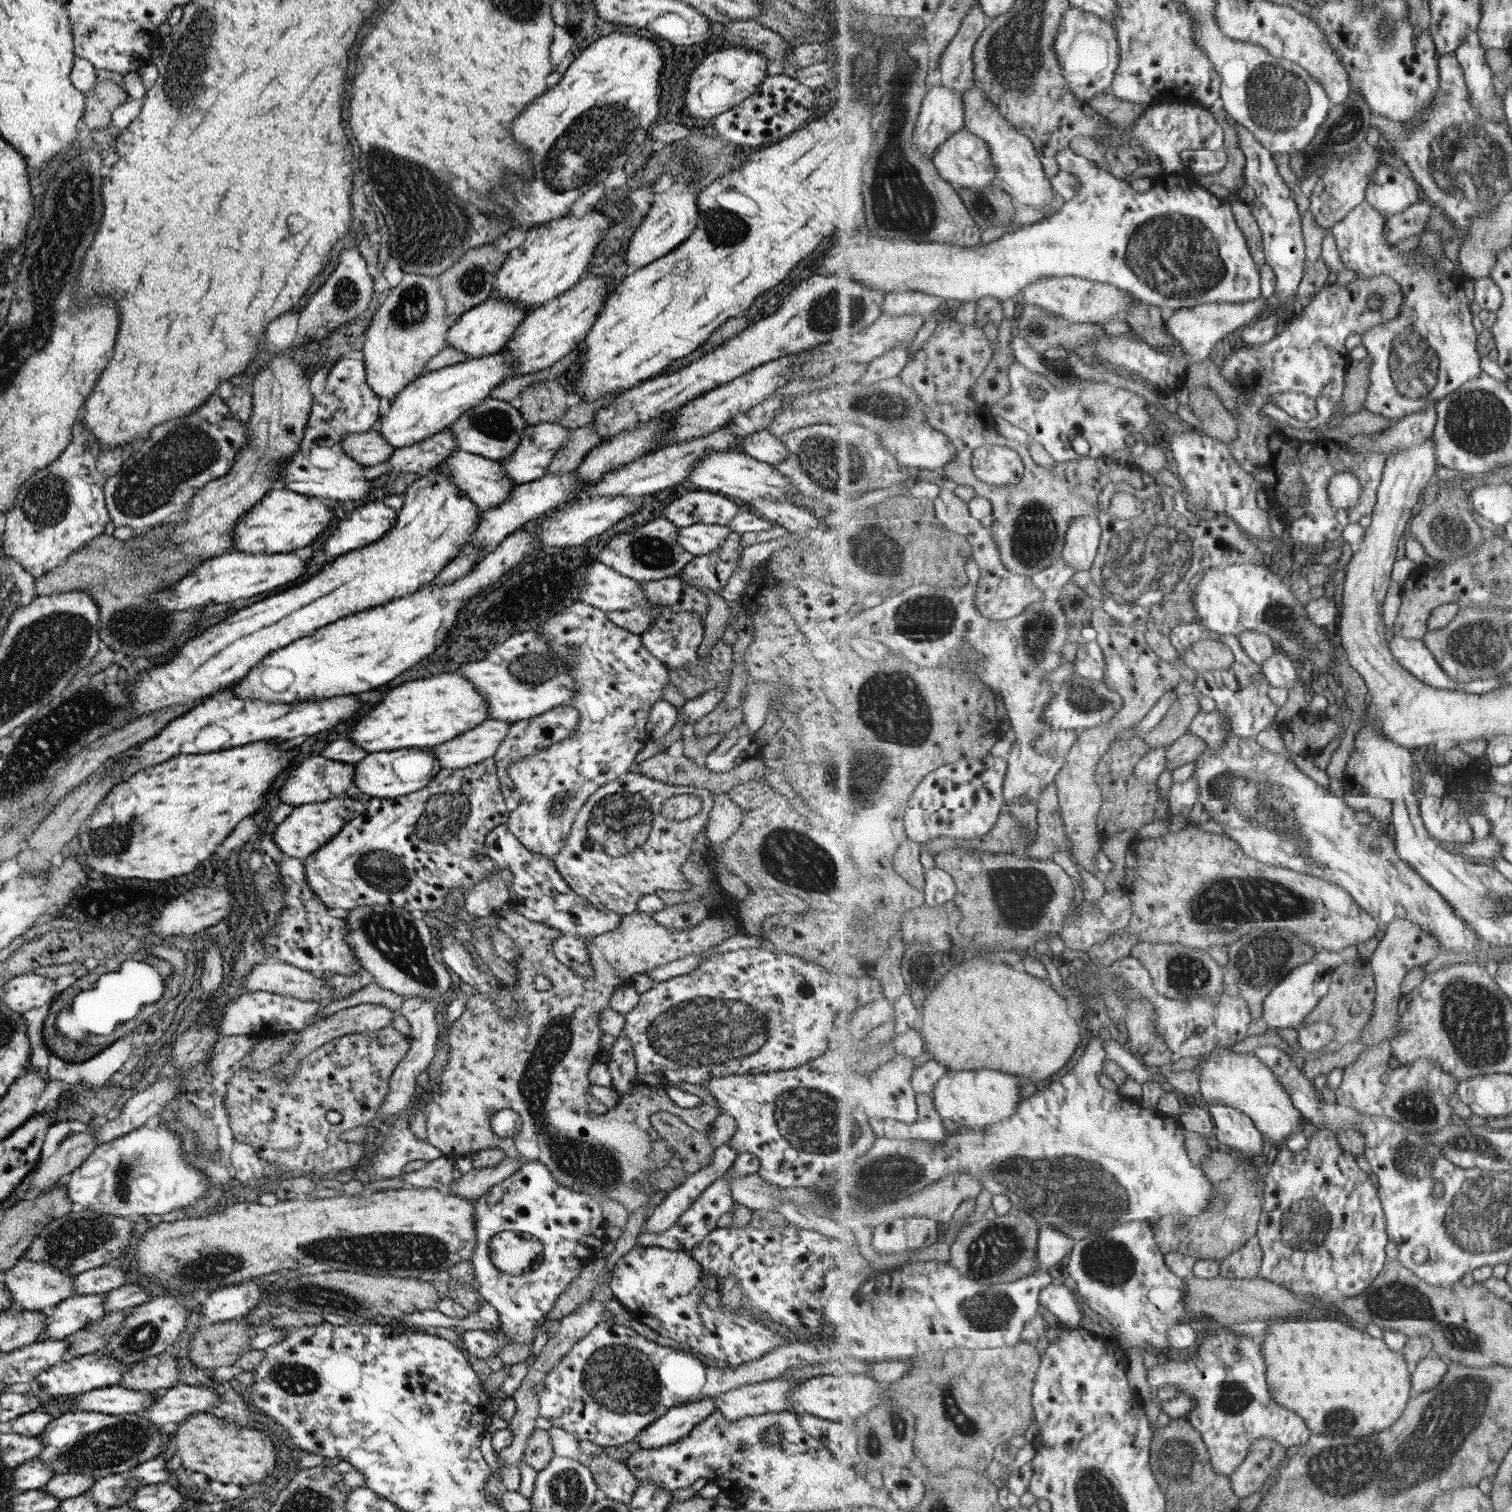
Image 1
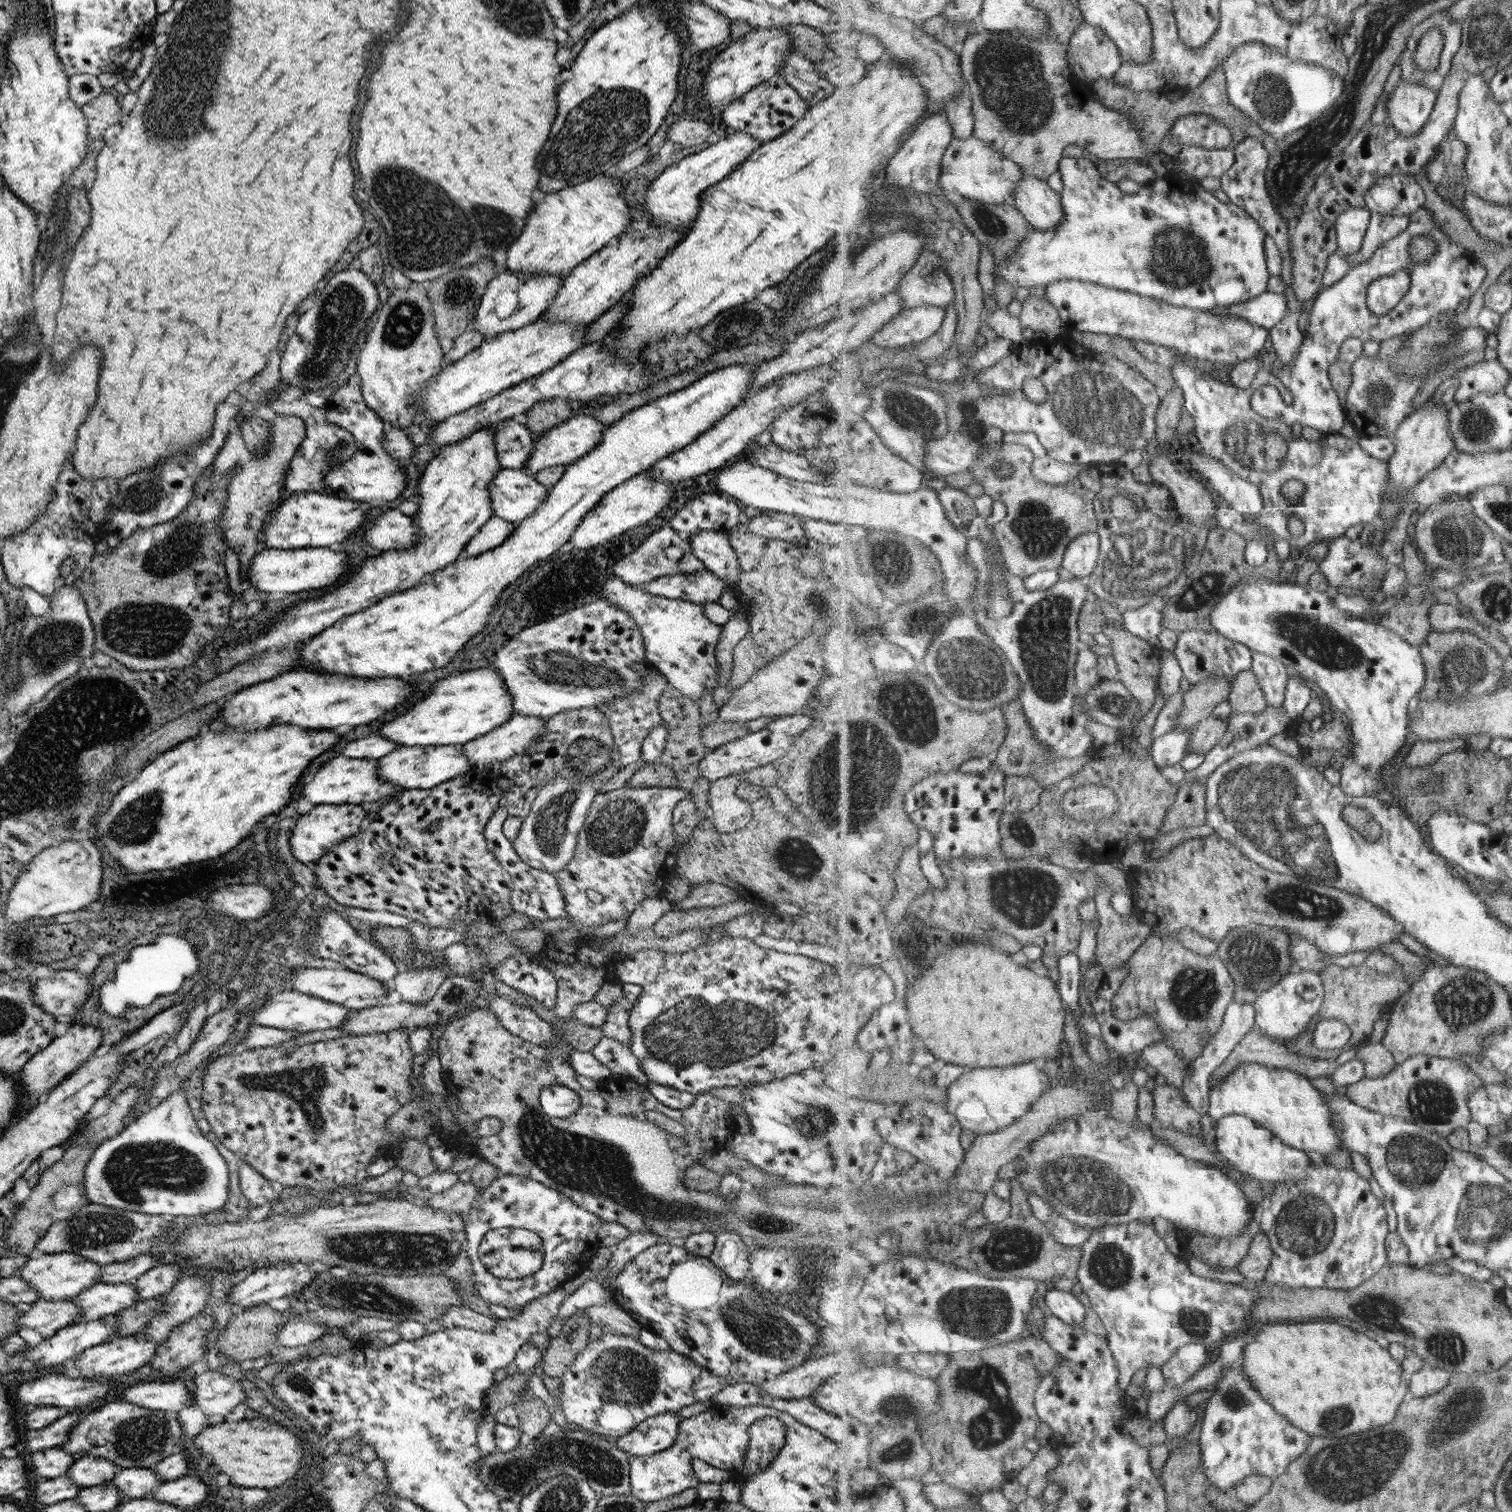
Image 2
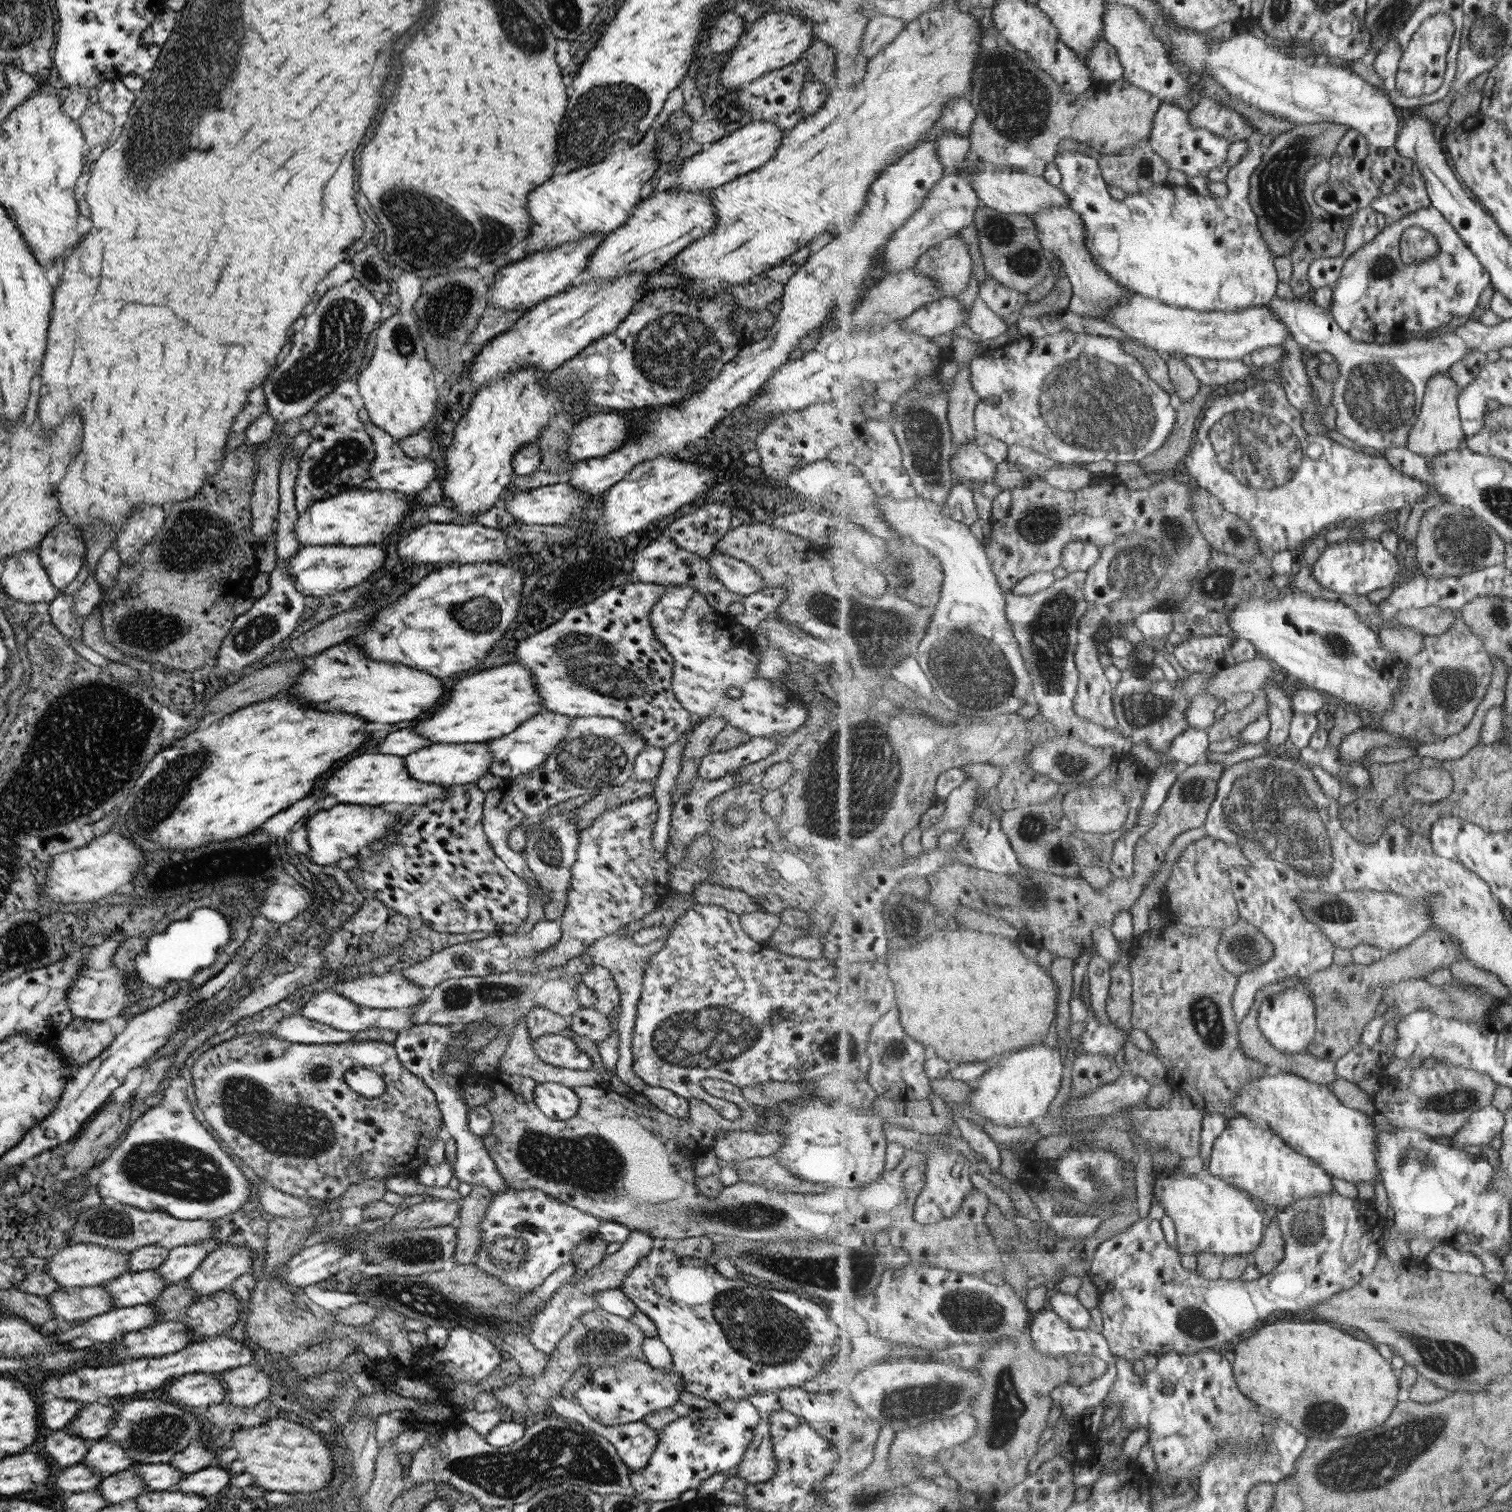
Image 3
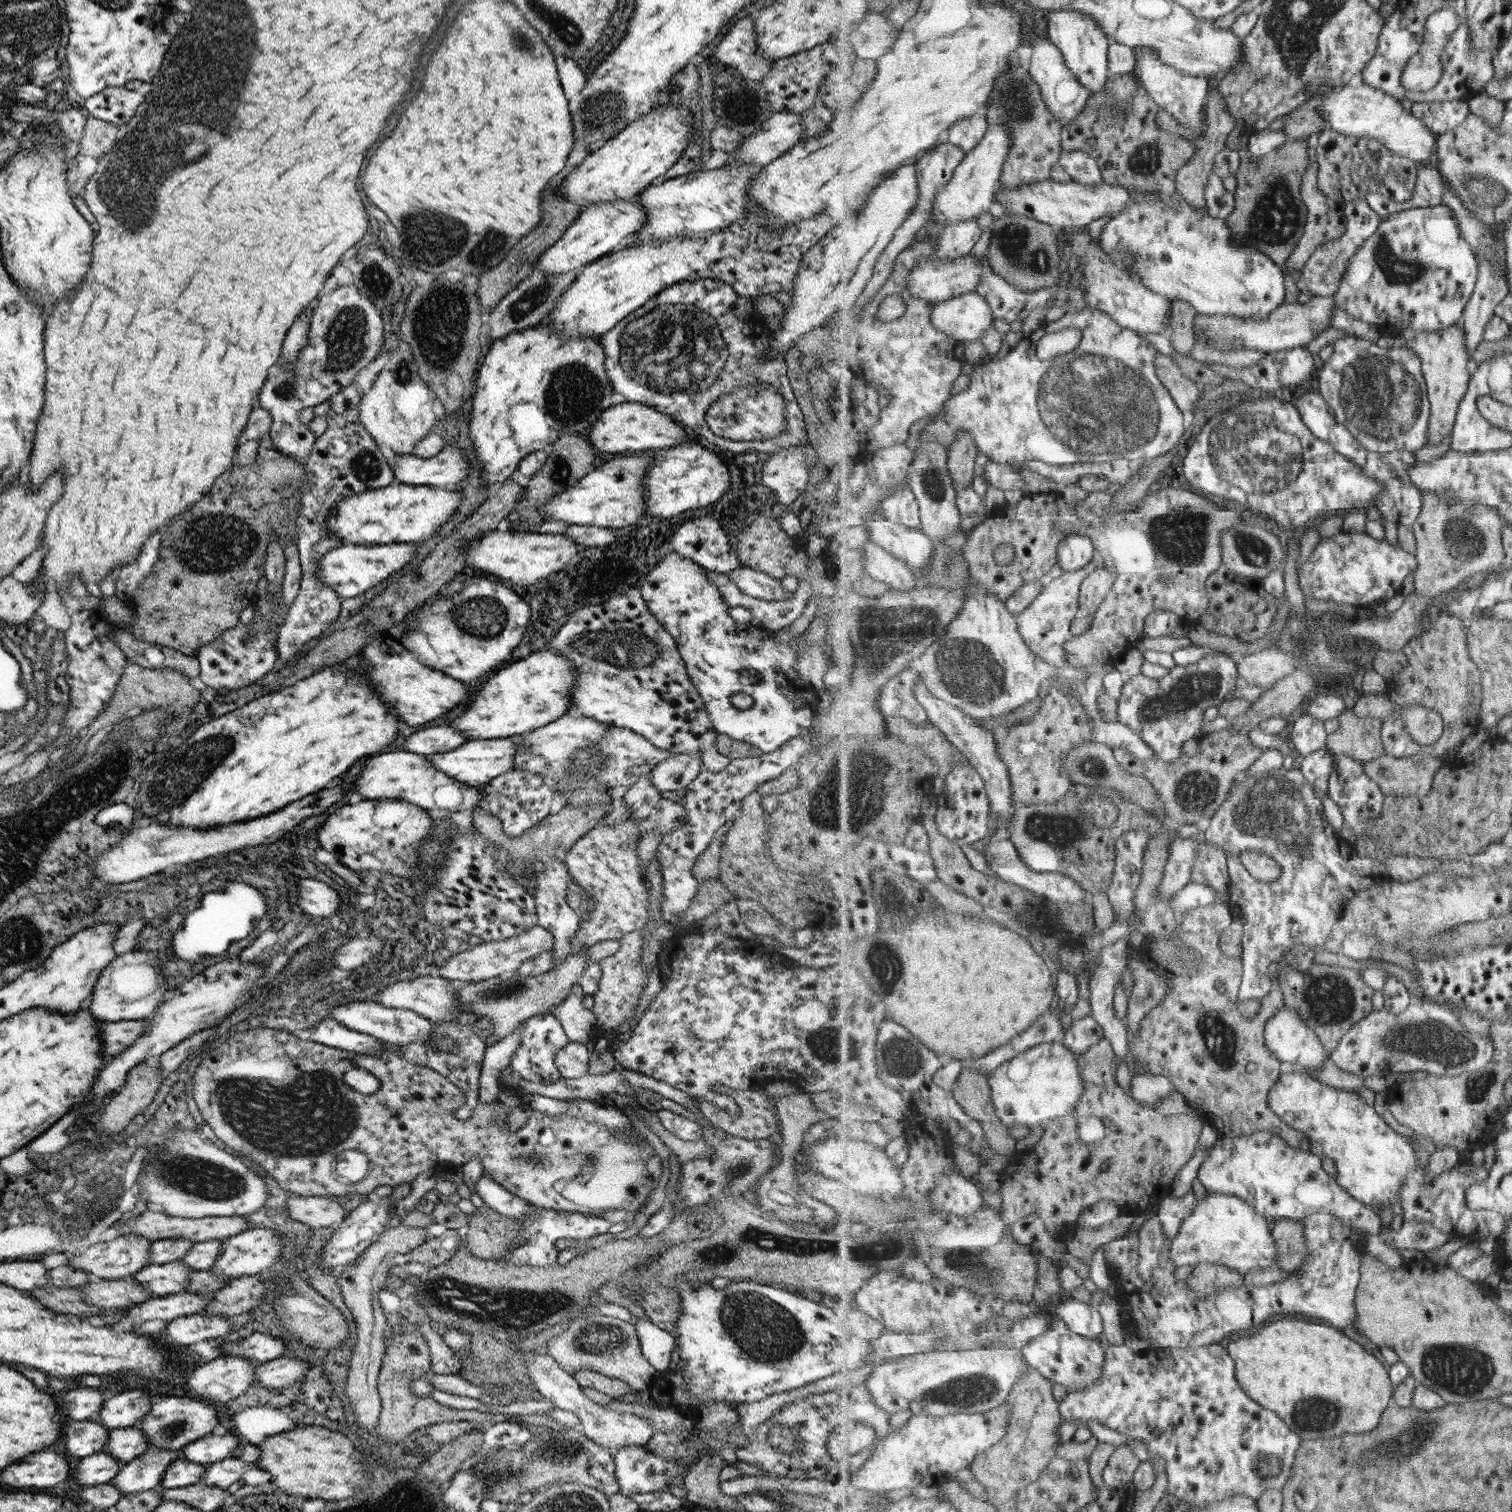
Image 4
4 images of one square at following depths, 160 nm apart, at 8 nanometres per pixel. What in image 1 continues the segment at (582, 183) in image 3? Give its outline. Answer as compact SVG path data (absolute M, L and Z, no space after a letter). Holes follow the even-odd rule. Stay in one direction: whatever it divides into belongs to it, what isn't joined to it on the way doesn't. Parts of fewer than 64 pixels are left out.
M591 207L581 217L567 214L527 229L523 242L506 254L489 297L519 303L528 312L555 298L582 276L593 250L601 242L599 234L607 233L611 224L609 216Z

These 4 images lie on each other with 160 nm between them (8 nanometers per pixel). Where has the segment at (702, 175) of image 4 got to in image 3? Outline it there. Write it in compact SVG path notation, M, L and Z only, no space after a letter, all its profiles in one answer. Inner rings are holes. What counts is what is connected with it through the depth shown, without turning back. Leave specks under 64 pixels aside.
M654 191L648 198L640 200L627 220L599 243L581 278L602 281L630 272L661 269L680 250L709 234L716 225L716 210L706 191Z

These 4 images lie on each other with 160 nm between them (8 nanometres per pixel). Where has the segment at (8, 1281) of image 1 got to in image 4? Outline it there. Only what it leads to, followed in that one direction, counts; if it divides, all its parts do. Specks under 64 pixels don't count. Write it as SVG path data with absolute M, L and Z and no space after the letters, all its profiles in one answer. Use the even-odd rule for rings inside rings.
M125 1233L115 1236L114 1239L99 1242L90 1245L83 1253L67 1255L67 1264L74 1269L85 1271L94 1280L119 1280L121 1278L130 1278L140 1268L148 1265L148 1256L150 1251L150 1240L144 1239L136 1234Z

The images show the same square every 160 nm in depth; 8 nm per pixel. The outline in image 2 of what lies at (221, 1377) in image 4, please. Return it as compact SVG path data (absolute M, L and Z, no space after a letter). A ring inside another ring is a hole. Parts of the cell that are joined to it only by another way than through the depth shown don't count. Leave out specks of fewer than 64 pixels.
M176 1378L172 1382L144 1383L121 1388L120 1400L155 1412L177 1412L191 1405L189 1388Z

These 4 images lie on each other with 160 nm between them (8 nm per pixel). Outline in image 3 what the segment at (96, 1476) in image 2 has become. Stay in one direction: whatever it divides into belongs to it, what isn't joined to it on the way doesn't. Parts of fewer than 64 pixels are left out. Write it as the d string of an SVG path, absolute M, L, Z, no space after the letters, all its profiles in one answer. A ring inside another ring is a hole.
M107 1437L95 1440L95 1443L87 1449L81 1462L91 1467L93 1472L97 1472L99 1478L113 1476L126 1470L133 1463L125 1454L124 1448Z

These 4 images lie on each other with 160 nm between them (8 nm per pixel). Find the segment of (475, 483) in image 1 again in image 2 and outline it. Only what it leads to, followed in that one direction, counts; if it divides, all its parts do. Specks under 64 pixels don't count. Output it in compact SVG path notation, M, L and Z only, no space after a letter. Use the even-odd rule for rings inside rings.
M500 467L498 474L490 480L488 491L491 499L492 516L509 523L527 519L527 516L531 516L535 509L543 504L548 495L548 487L539 484L533 475L523 470L511 470L507 467Z

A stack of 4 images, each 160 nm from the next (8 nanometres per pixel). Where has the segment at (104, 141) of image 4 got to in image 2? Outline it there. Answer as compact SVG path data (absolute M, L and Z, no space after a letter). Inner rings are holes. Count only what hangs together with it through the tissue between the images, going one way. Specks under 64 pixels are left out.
M108 90L82 104L80 111L86 122L86 136L93 140L102 138L105 128L121 123L120 118L123 115L120 104Z

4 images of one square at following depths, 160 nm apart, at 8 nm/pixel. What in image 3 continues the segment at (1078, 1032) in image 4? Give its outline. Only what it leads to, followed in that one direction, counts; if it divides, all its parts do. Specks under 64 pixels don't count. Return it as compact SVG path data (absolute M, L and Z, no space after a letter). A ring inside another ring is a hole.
M1091 1016L1086 1029L1076 1041L1076 1045L1082 1046L1085 1052L1091 1054L1115 1054L1119 1049L1125 1052L1126 1044L1131 1041L1133 1041L1132 1035L1127 1035L1123 1030L1117 1028L1112 1021L1105 1025L1105 1023L1099 1023L1094 1016Z

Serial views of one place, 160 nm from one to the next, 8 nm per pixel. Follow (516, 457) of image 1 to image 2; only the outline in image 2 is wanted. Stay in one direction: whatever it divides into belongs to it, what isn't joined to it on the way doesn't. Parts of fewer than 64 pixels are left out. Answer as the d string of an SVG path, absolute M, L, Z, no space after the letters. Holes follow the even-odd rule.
M577 415L560 423L557 427L545 430L539 437L532 438L533 451L531 451L529 461L524 464L523 471L533 475L547 467L566 466L575 462L581 456L587 455L587 452L591 451L591 449L597 447L605 428L606 426L603 426L601 422L597 422L595 417Z

